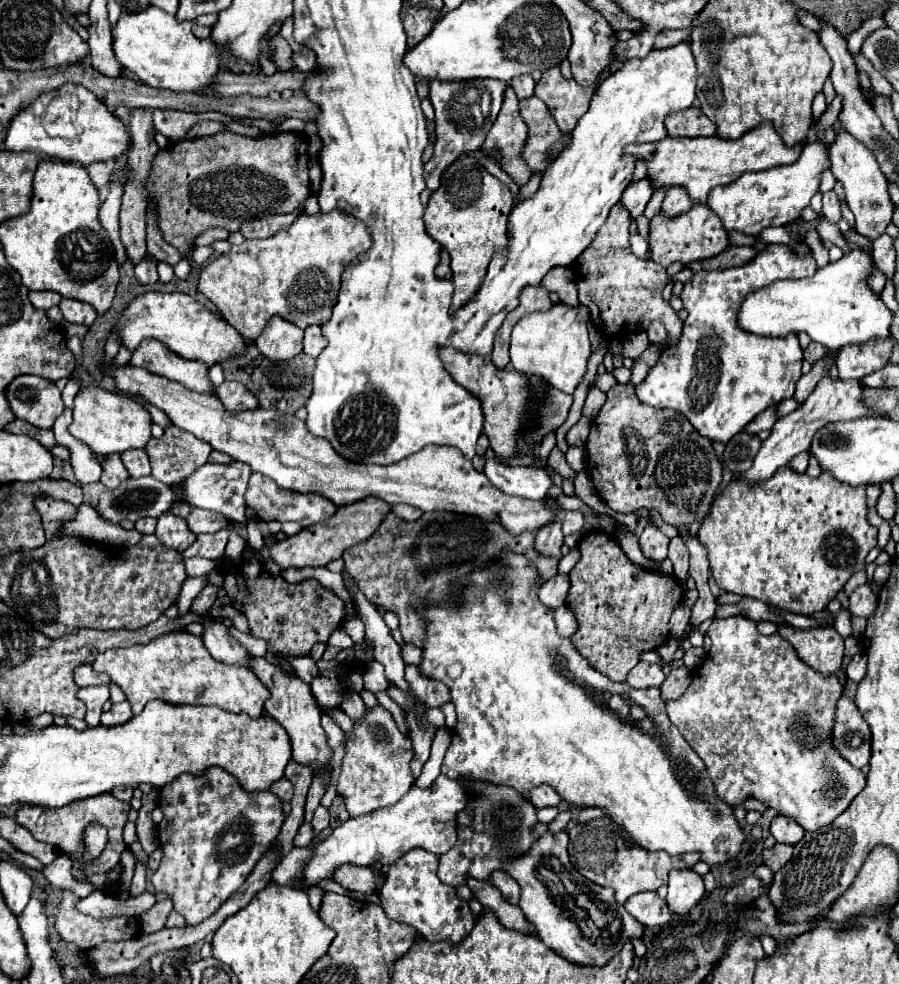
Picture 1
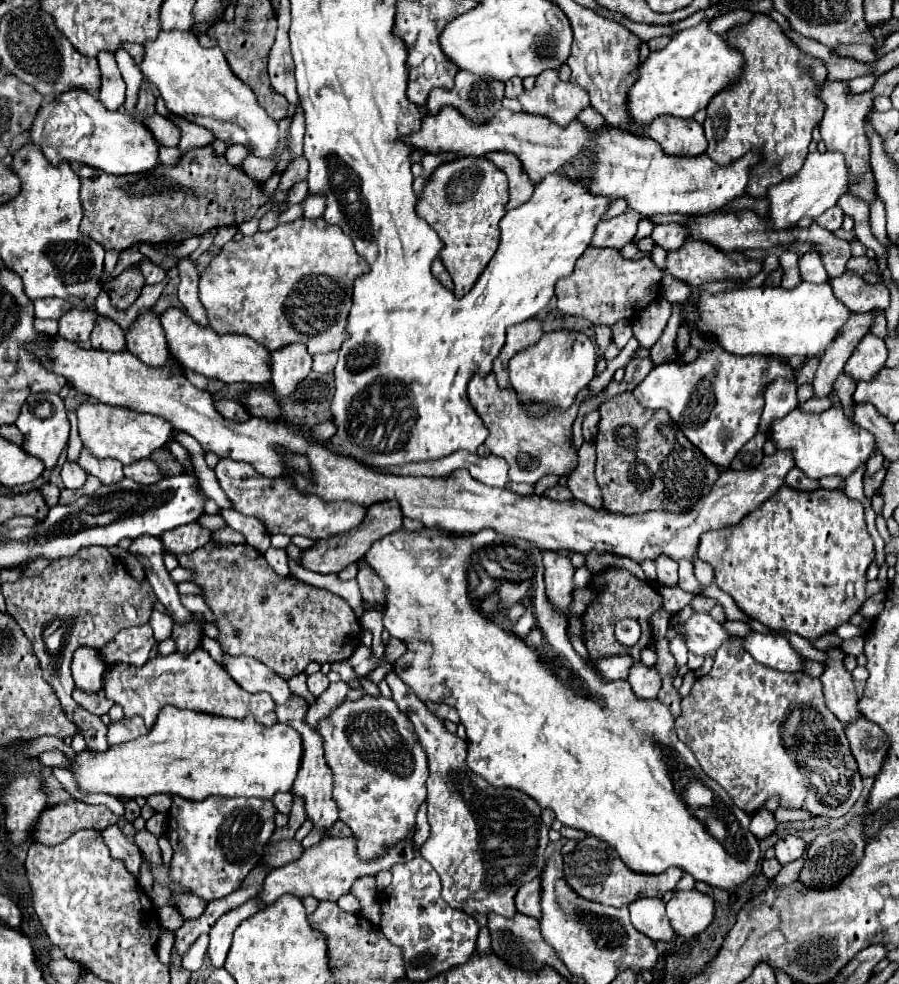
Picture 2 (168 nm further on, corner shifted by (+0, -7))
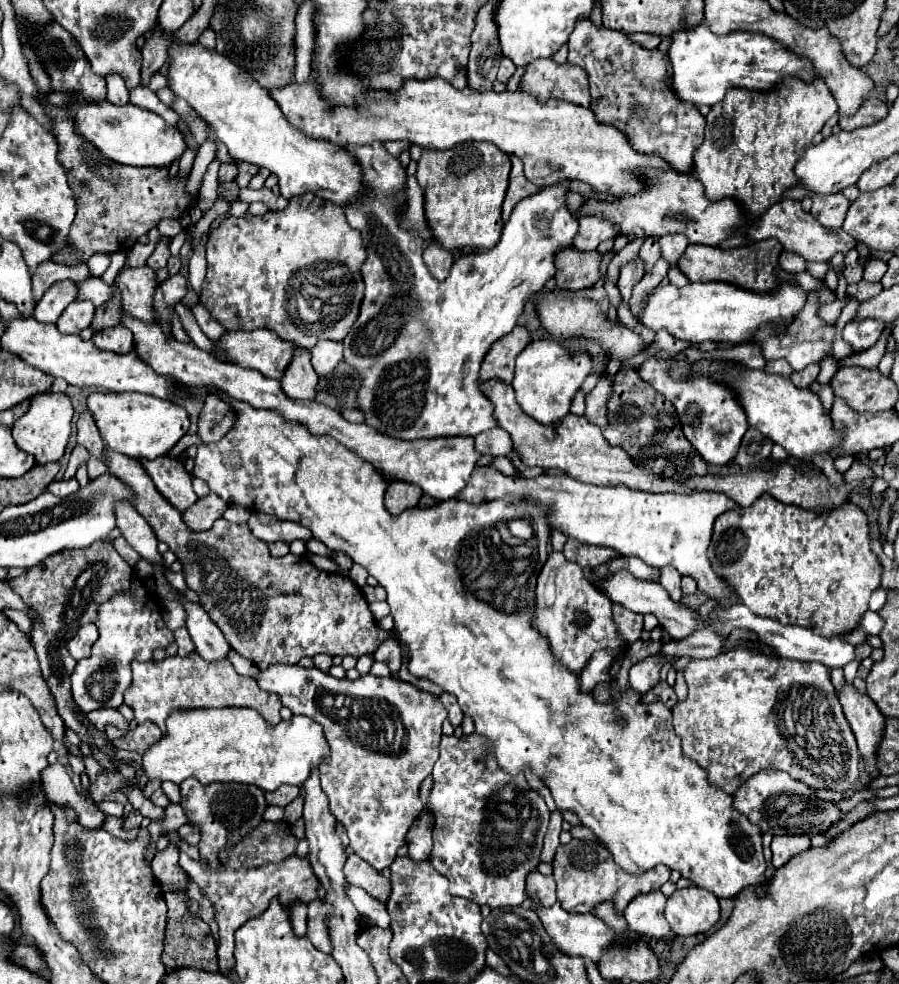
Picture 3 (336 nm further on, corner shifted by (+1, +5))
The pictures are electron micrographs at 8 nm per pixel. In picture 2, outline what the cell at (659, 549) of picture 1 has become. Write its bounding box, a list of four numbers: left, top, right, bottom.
[655,557,679,587]

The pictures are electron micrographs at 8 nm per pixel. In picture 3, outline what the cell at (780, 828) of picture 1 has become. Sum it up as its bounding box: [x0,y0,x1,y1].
[772,835,810,867]

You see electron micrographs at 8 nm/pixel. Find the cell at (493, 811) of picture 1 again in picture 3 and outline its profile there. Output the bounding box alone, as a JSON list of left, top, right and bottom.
[426,733,550,907]

